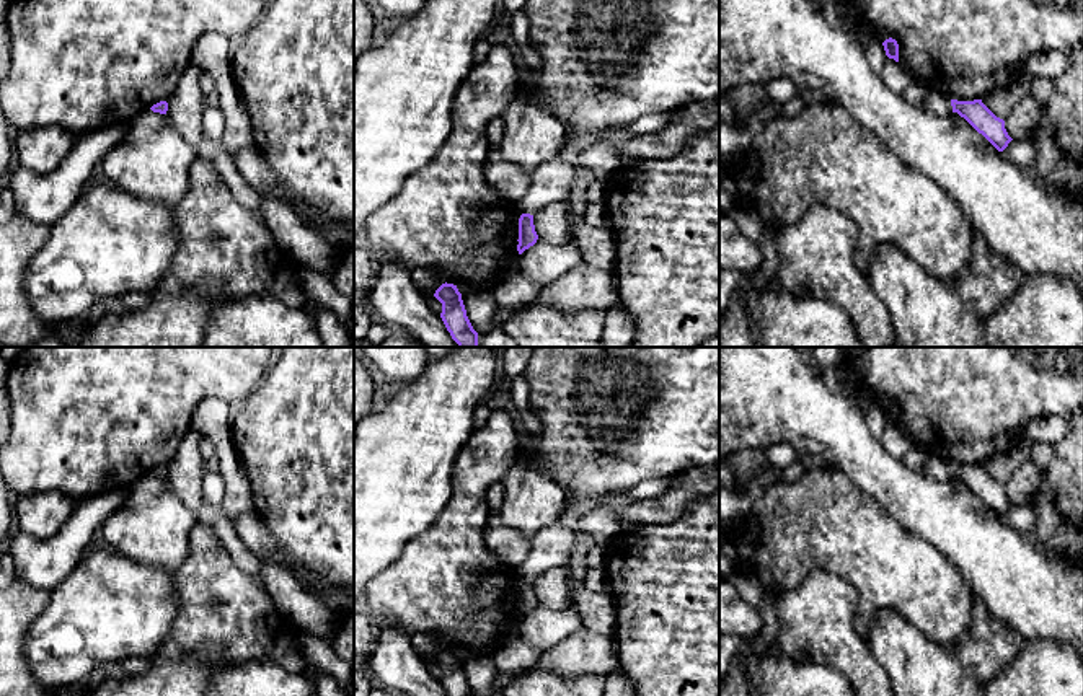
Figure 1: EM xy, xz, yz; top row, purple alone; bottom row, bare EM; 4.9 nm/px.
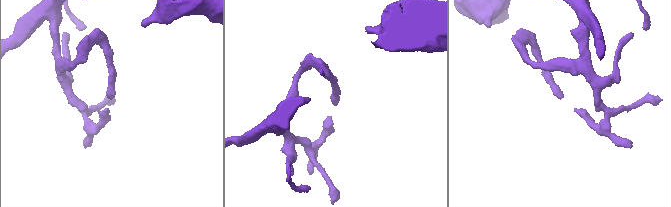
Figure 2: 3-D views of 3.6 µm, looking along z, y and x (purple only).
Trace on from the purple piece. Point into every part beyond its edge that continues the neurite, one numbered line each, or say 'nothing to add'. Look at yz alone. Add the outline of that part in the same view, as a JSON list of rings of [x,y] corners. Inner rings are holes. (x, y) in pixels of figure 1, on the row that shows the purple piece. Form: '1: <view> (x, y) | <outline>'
nothing to add

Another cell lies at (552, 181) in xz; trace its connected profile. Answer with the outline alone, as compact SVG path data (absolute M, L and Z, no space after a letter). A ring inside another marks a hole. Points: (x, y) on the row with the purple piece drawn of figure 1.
M559 158L540 165L532 174L528 191L515 202L517 209L522 214L535 215L553 202L569 202L574 168Z

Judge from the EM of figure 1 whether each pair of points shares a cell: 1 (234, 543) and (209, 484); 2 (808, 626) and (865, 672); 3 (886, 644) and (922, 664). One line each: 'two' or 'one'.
1: two
2: one
3: one

